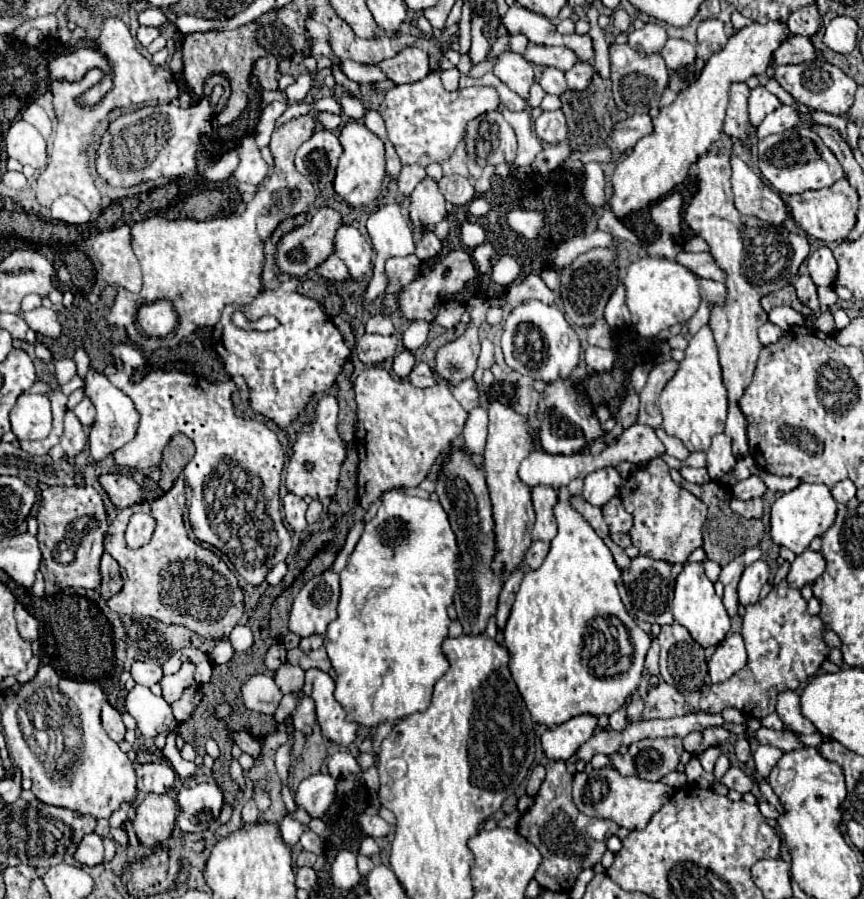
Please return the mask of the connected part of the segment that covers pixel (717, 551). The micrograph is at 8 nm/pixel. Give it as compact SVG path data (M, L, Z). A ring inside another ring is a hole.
M682 481L682 487L688 489L690 493L694 493L706 507L708 507L708 517L704 523L704 551L706 551L706 559L716 561L718 565L726 565L732 561L734 555L738 555L742 551L742 539L748 539L748 547L754 547L760 543L762 535L764 535L764 525L760 519L744 519L740 515L736 515L728 501L730 501L730 491L726 491L718 481L712 481L708 485L694 485L688 481Z

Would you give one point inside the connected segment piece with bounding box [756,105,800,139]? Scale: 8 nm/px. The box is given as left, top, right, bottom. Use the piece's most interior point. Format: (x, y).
(784, 118)

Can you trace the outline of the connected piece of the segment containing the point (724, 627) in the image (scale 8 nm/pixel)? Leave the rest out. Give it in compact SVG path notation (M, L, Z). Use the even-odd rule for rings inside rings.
M686 563L682 573L676 577L676 589L674 589L674 621L688 629L692 639L700 643L702 647L718 645L728 629L730 629L730 617L724 609L722 599L714 593L712 581L704 575L702 563Z

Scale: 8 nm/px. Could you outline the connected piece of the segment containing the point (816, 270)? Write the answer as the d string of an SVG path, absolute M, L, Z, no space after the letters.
M818 247L808 257L808 273L816 285L832 285L838 265L828 247Z

